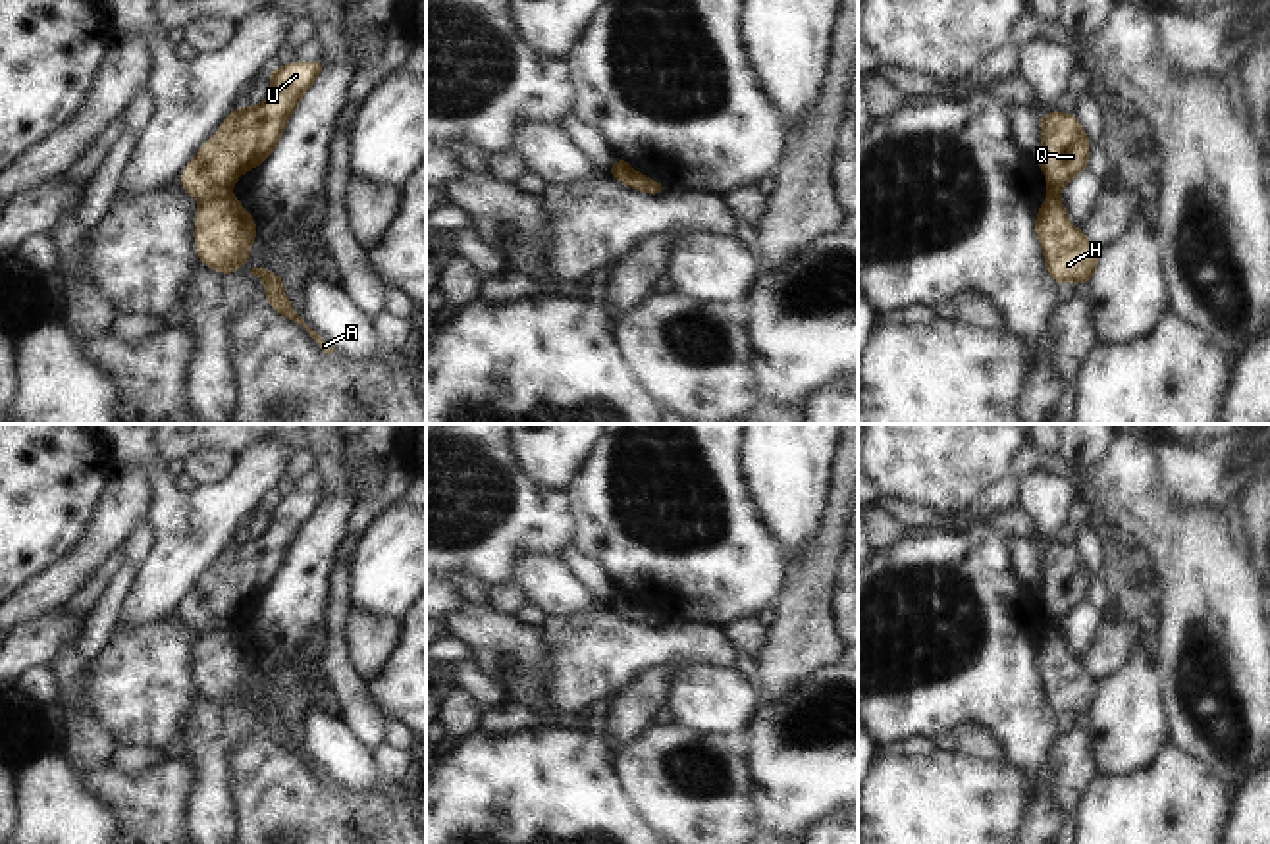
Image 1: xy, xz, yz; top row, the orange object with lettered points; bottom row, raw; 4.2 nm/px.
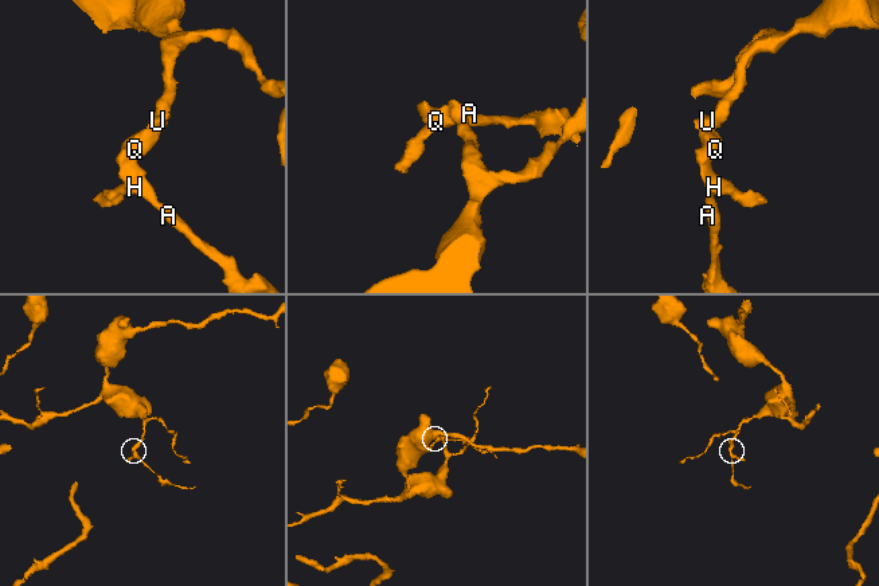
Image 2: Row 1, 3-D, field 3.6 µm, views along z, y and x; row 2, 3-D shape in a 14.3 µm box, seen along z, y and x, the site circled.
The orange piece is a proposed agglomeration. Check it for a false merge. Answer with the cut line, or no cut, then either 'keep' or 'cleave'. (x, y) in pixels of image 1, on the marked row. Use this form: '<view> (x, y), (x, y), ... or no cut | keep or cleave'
xy (232, 195), (211, 199), (203, 205) | cleave

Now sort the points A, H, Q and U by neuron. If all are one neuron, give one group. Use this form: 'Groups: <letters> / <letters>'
Groups: A H / Q U.

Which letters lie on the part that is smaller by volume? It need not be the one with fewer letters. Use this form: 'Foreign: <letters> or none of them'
Foreign: A, H

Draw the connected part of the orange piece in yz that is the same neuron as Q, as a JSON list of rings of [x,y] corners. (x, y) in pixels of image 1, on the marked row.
[[[1060,110],[1039,116],[1043,146],[1039,150],[1039,168],[1048,185],[1048,197],[1060,191],[1089,164],[1091,141],[1075,114]]]

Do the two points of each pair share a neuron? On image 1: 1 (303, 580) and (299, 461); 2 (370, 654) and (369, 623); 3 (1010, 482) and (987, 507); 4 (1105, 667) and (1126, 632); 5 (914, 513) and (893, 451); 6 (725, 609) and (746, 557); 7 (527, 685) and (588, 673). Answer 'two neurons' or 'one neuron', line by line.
1: two neurons
2: one neuron
3: one neuron
4: one neuron
5: two neurons
6: one neuron
7: two neurons

